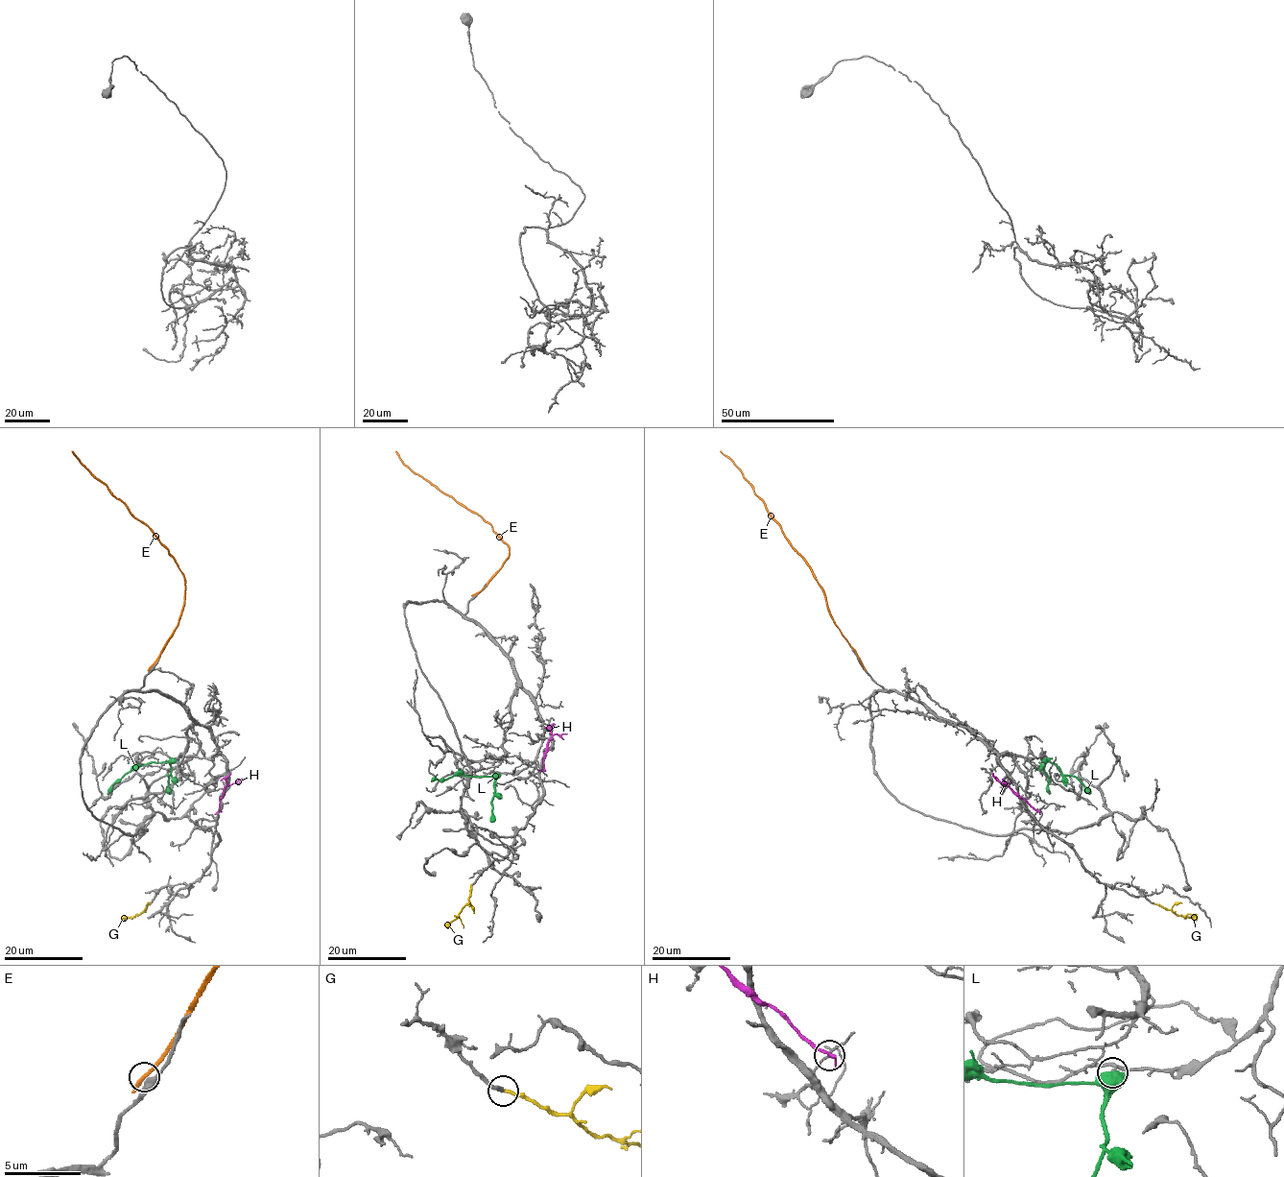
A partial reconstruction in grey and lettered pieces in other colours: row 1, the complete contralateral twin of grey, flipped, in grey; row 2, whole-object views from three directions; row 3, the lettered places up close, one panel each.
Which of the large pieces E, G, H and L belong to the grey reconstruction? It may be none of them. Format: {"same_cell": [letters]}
{"same_cell": ["G"]}

